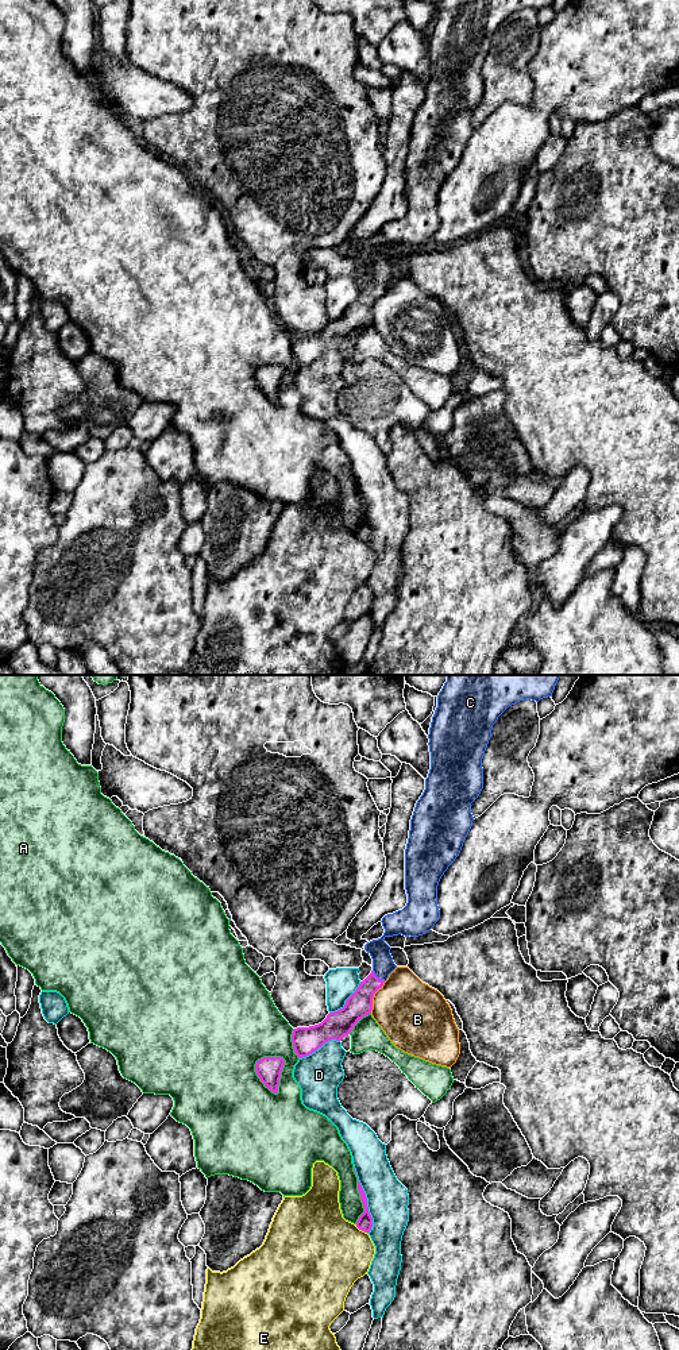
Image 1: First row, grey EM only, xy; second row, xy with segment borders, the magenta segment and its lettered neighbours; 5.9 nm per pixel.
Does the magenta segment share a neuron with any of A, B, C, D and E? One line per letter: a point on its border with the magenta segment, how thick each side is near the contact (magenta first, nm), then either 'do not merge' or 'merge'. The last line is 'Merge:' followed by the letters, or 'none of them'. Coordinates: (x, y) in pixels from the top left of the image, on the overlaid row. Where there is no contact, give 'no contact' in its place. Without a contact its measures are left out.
A: xy (258, 1076) | 150/500 nm | do not merge
B: xy (373, 996) | 150/400 nm | do not merge
C: xy (377, 978) | 150/130 nm | merge
D: xy (366, 1206) | 90/240 nm | do not merge
E: xy (361, 1229) | 90/460 nm | do not merge
Merge: C

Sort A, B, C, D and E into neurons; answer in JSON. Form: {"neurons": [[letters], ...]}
{"neurons": [["A"], ["B"], ["C"], ["D"], ["E"]]}

